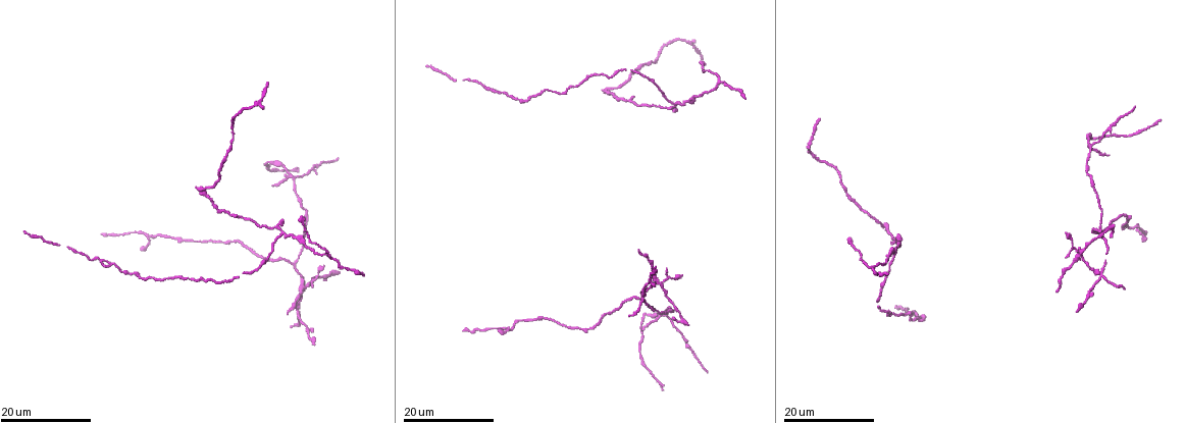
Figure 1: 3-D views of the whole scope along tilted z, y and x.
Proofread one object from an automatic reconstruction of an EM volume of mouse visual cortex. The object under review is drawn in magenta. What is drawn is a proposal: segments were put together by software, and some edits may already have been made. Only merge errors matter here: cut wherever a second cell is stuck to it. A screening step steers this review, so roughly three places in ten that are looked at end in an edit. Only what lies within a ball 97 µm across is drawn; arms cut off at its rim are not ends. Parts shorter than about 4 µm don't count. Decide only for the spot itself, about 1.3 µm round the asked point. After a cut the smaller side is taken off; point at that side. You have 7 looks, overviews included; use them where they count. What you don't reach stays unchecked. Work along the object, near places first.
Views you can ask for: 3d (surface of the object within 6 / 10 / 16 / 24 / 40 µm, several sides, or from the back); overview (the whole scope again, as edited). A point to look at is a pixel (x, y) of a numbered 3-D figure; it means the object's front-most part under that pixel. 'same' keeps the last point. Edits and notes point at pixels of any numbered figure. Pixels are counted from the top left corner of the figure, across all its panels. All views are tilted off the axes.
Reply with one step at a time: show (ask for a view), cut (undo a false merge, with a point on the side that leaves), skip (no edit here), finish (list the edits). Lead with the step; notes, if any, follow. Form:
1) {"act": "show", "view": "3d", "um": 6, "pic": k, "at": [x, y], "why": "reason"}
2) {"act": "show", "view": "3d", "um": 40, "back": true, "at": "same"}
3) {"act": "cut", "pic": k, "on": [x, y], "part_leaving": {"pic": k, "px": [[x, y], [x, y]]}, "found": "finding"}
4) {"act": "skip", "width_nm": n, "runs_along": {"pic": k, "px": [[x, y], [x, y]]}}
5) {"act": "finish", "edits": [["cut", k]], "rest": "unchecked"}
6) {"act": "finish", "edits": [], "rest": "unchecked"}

{"act": "show", "view": "3d", "um": 16, "pic": 1, "at": [332, 257], "why": "a fork"}

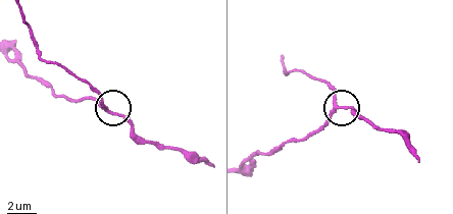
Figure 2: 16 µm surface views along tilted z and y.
{"act": "show", "view": "3d", "um": 10, "pic": 2, "at": [336, 105], "why": "closer look"}

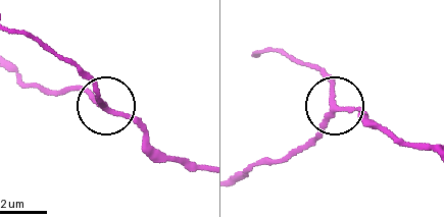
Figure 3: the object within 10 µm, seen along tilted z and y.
{"act": "skip", "width_nm": 200, "runs_along": {"pic": 3, "px": [[237, 178], [256, 163], [299, 151], [334, 107], [366, 112]]}, "found": "continuous, no second cell"}

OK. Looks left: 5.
{"act": "show", "view": "3d", "um": 24, "pic": 1, "at": [284, 235], "why": "four arms meet"}

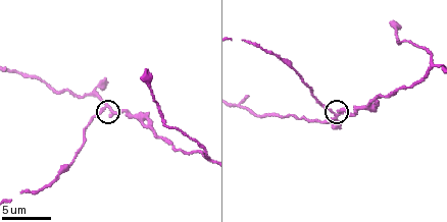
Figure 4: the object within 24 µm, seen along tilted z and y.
{"act": "show", "view": "3d", "um": 6, "pic": 4, "at": [106, 108]}

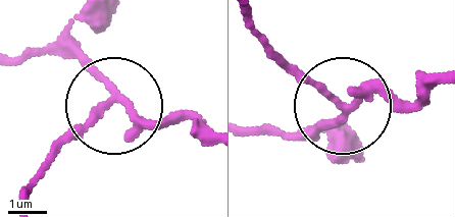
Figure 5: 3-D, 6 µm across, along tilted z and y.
{"act": "skip", "runs_along": {"pic": 5, "px": [[330, 161], [325, 134], [313, 129], [344, 106], [425, 93]]}, "found": "one cell here"}

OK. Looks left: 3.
{"act": "show", "view": "3d", "um": 24, "pic": 1, "at": [610, 88], "why": "calibre changes"}

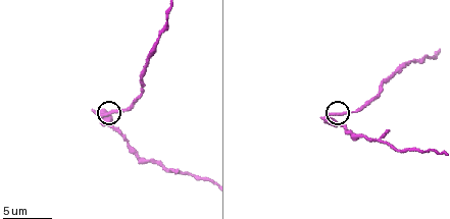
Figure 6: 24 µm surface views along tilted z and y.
{"act": "show", "view": "3d", "um": 10, "pic": 6, "at": [106, 113], "why": "closer look"}

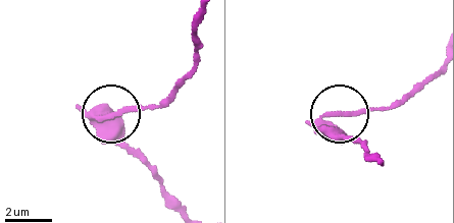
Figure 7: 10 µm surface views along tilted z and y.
{"act": "cut", "pic": 7, "on": [127, 109], "part_leaving": {"pic": 7, "px": [[93, 118], [163, 105], [194, 62], [195, 18]]}, "found": "two cells meet here"}

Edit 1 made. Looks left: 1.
{"act": "finish", "edits": [["cut", 7]], "rest": "unchecked"}

